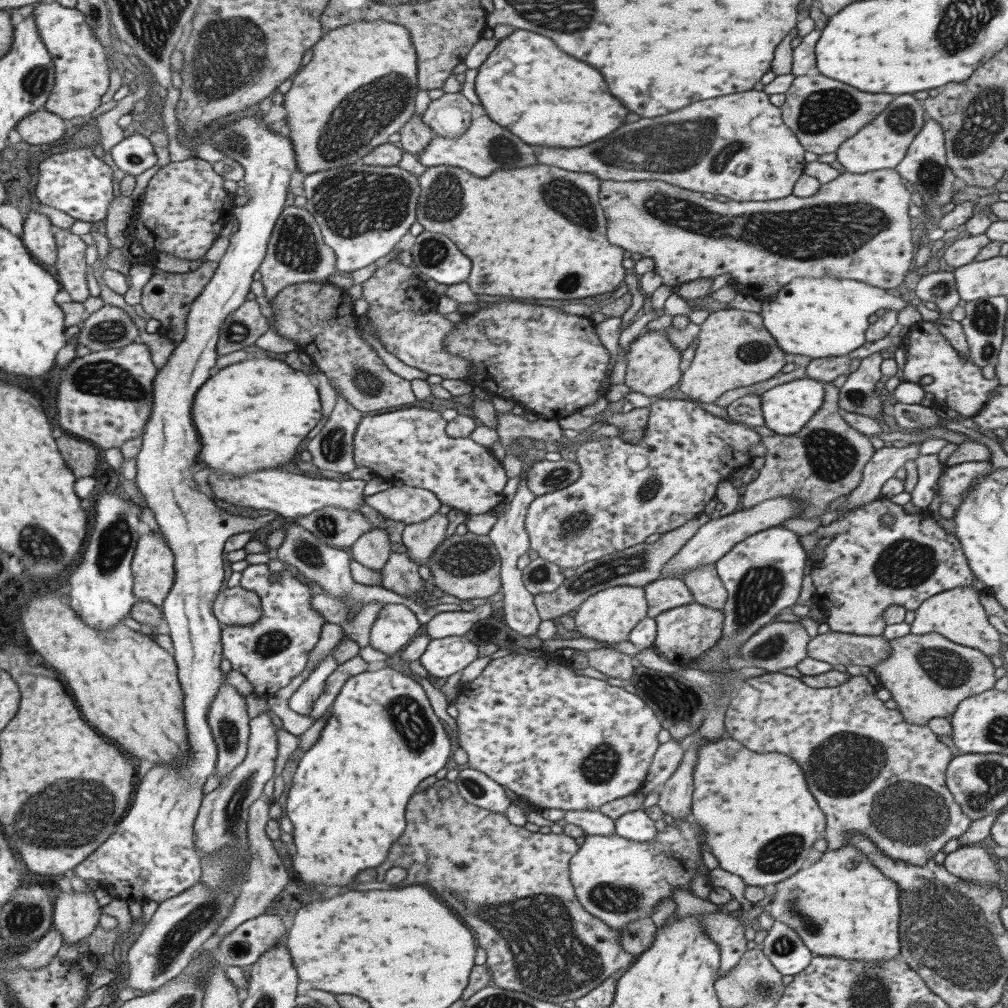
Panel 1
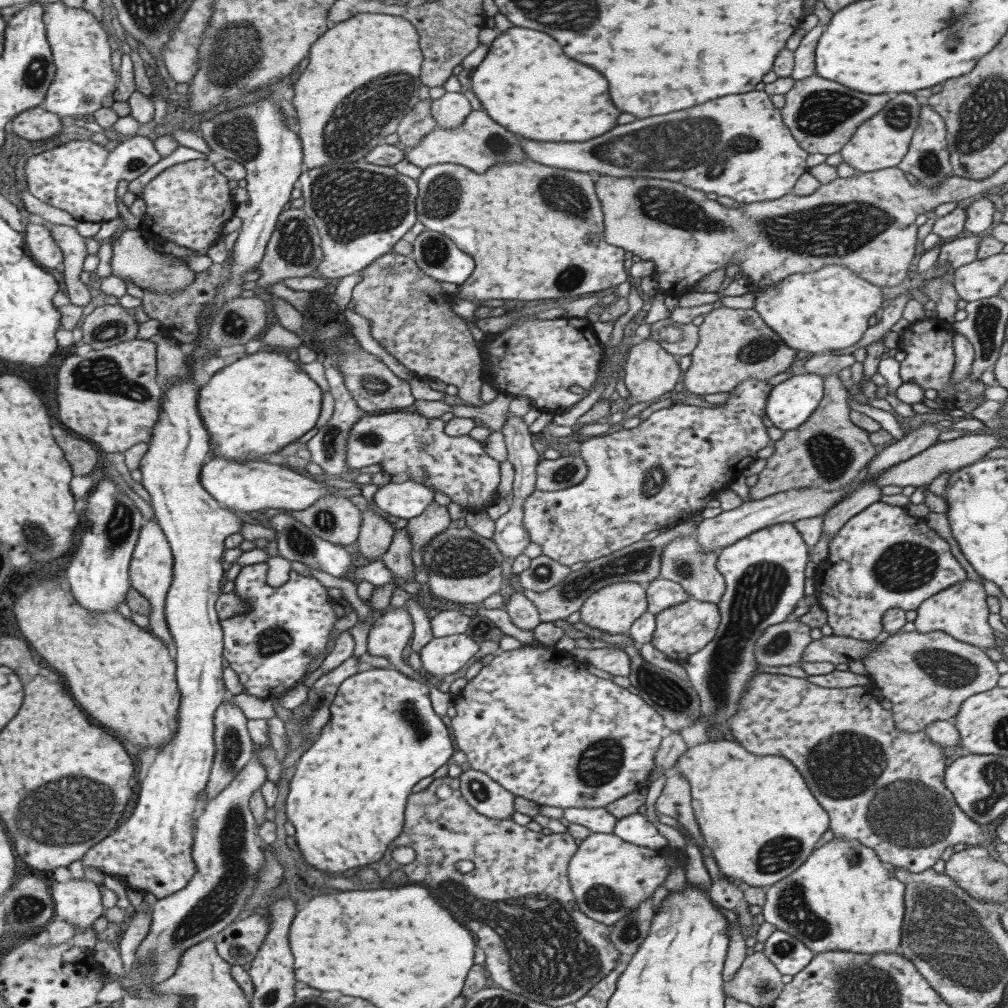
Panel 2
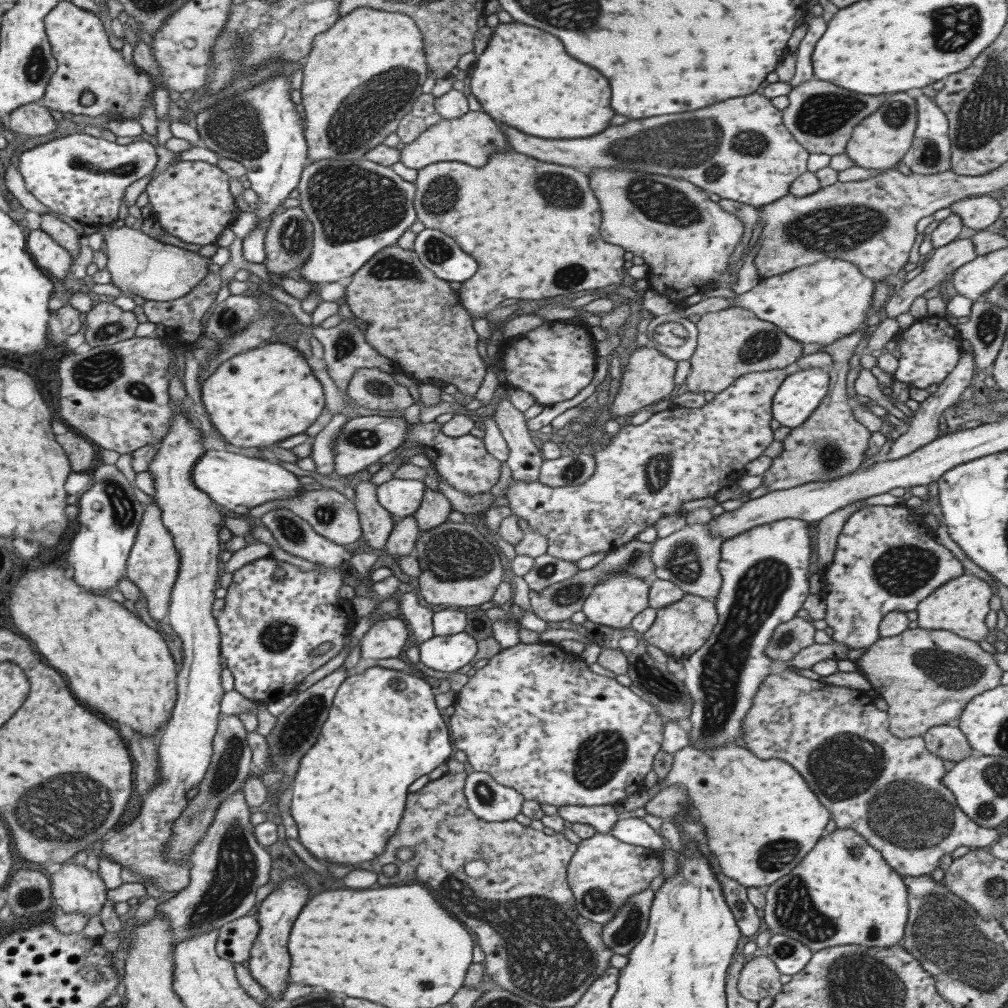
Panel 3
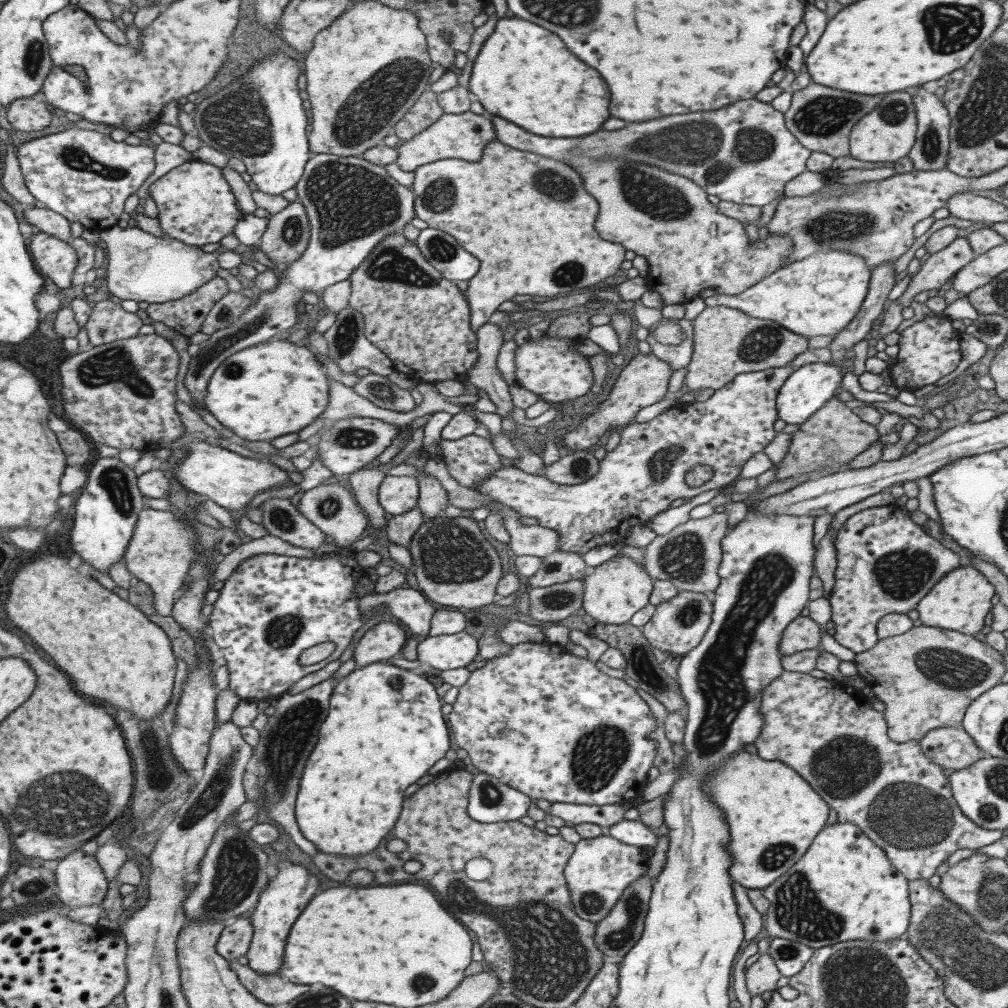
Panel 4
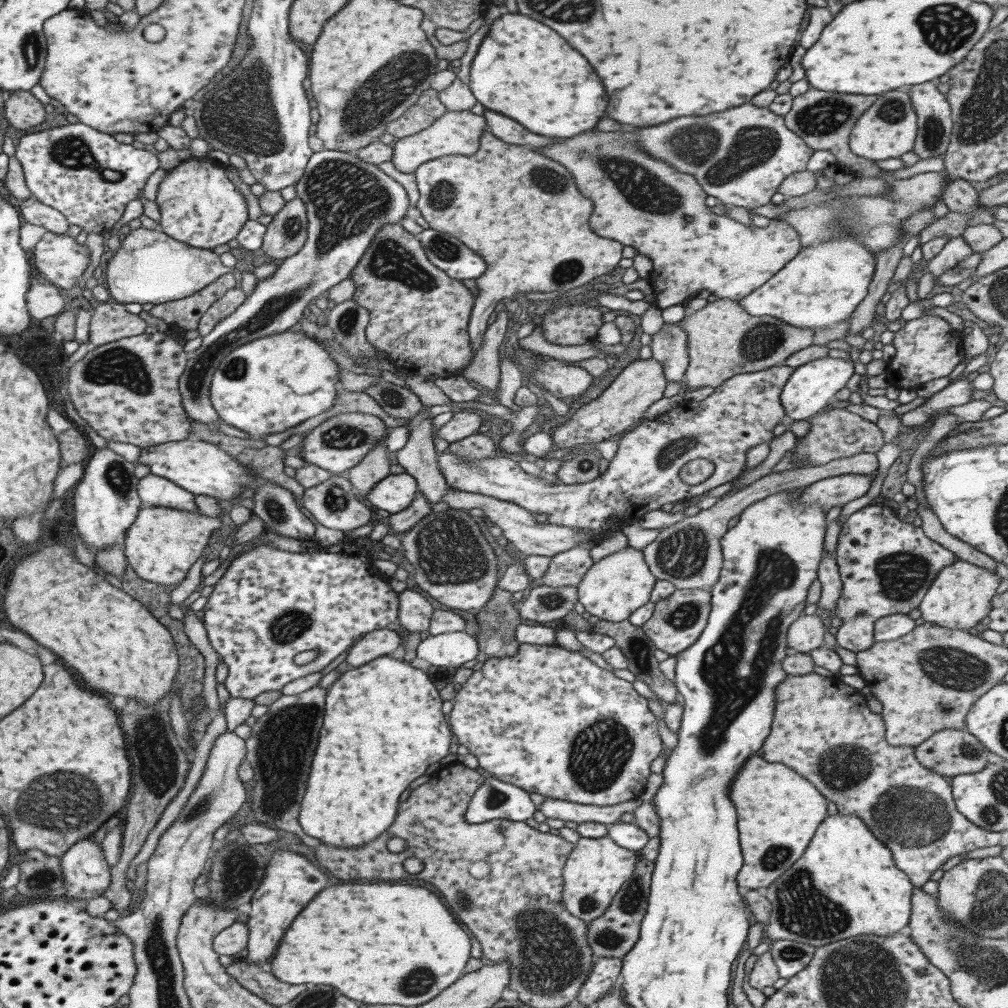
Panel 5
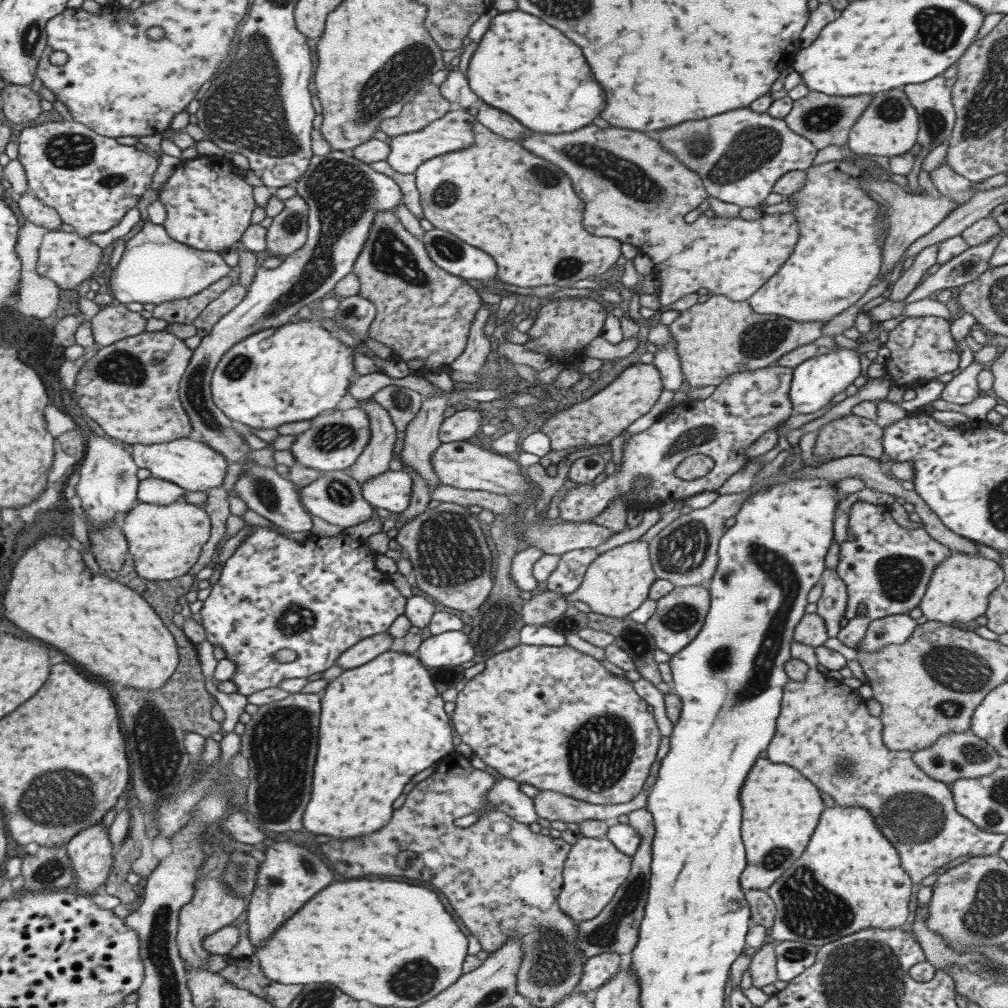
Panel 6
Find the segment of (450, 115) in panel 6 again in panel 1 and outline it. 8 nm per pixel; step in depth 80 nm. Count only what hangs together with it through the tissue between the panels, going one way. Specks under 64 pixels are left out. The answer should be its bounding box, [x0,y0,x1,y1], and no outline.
[417,115,537,178]

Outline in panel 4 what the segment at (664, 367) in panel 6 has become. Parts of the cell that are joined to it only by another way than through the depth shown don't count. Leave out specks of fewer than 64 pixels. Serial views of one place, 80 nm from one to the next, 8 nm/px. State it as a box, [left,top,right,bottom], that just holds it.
[638,318,693,372]

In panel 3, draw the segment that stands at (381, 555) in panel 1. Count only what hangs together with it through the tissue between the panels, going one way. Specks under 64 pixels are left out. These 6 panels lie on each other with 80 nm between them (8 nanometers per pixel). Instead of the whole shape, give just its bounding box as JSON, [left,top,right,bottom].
[354,474,393,550]

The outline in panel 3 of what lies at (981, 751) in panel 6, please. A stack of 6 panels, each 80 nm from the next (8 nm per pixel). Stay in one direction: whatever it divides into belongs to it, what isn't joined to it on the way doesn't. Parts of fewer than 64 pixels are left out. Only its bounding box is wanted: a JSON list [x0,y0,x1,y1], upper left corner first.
[923,723,975,763]

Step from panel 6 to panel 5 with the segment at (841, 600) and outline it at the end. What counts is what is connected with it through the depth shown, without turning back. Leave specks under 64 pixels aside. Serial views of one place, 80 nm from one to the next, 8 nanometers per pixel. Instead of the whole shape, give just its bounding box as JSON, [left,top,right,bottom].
[815,551,841,619]

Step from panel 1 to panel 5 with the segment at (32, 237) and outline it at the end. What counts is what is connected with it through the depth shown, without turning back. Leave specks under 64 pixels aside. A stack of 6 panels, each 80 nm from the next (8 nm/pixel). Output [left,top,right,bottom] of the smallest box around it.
[32,232,89,290]

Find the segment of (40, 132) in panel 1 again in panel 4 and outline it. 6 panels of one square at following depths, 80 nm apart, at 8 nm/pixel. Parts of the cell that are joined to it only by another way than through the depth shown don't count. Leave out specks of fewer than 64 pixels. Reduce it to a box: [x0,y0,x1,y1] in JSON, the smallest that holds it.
[7,96,51,132]

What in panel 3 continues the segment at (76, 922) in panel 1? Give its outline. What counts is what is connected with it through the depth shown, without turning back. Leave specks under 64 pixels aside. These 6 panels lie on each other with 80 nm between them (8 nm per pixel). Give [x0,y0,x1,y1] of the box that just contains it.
[49,858,108,919]

